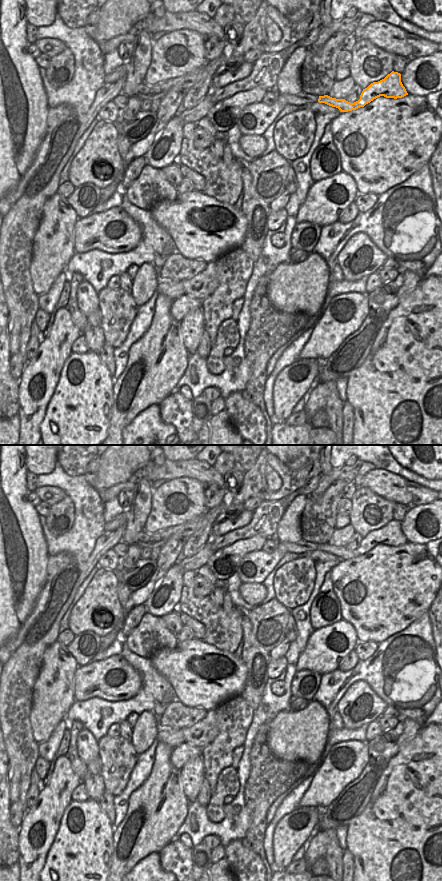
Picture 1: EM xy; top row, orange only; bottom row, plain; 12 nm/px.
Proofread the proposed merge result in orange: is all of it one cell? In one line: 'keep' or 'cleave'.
keep

